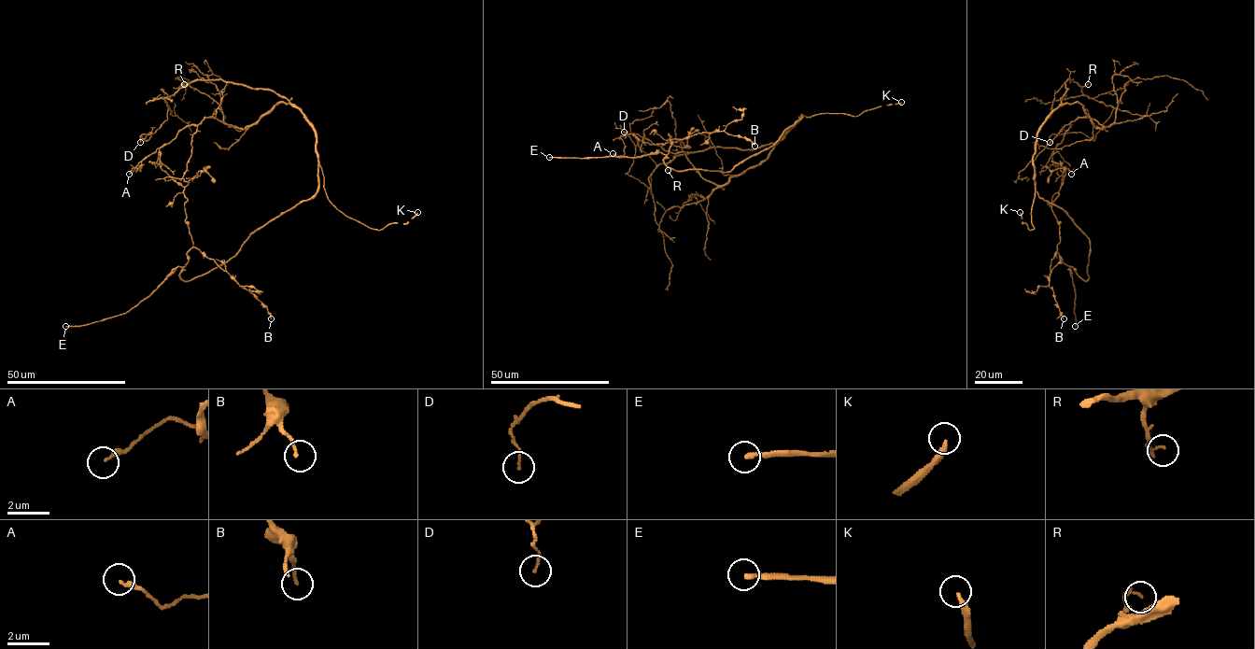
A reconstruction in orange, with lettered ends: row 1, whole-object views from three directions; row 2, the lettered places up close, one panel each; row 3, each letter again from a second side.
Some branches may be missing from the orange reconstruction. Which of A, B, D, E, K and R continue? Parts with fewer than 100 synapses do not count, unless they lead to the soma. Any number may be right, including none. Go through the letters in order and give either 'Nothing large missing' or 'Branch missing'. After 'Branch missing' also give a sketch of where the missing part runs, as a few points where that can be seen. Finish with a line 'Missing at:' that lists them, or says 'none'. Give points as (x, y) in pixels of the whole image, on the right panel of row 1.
A: Nothing large missing
B: Nothing large missing
D: Nothing large missing
E: Branch missing. Course of what is missing: (1075, 326), (1076, 282), (1064, 266), (1068, 235), (1064, 191), (1084, 175), (1096, 152), (1123, 136), (1169, 121)
K: Branch missing
R: Nothing large missing
Missing at: E, K

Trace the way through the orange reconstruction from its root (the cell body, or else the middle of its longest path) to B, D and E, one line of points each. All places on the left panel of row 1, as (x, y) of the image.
B: (318, 180), (311, 198), (257, 228), (224, 263), (188, 281), (181, 270), (196, 247), (271, 318)
D: (318, 180), (316, 134), (306, 117), (272, 91), (221, 79), (181, 87), (164, 101), (167, 119), (140, 142)
E: (318, 180), (311, 198), (257, 228), (216, 268), (184, 281), (177, 266), (126, 312), (65, 326)

